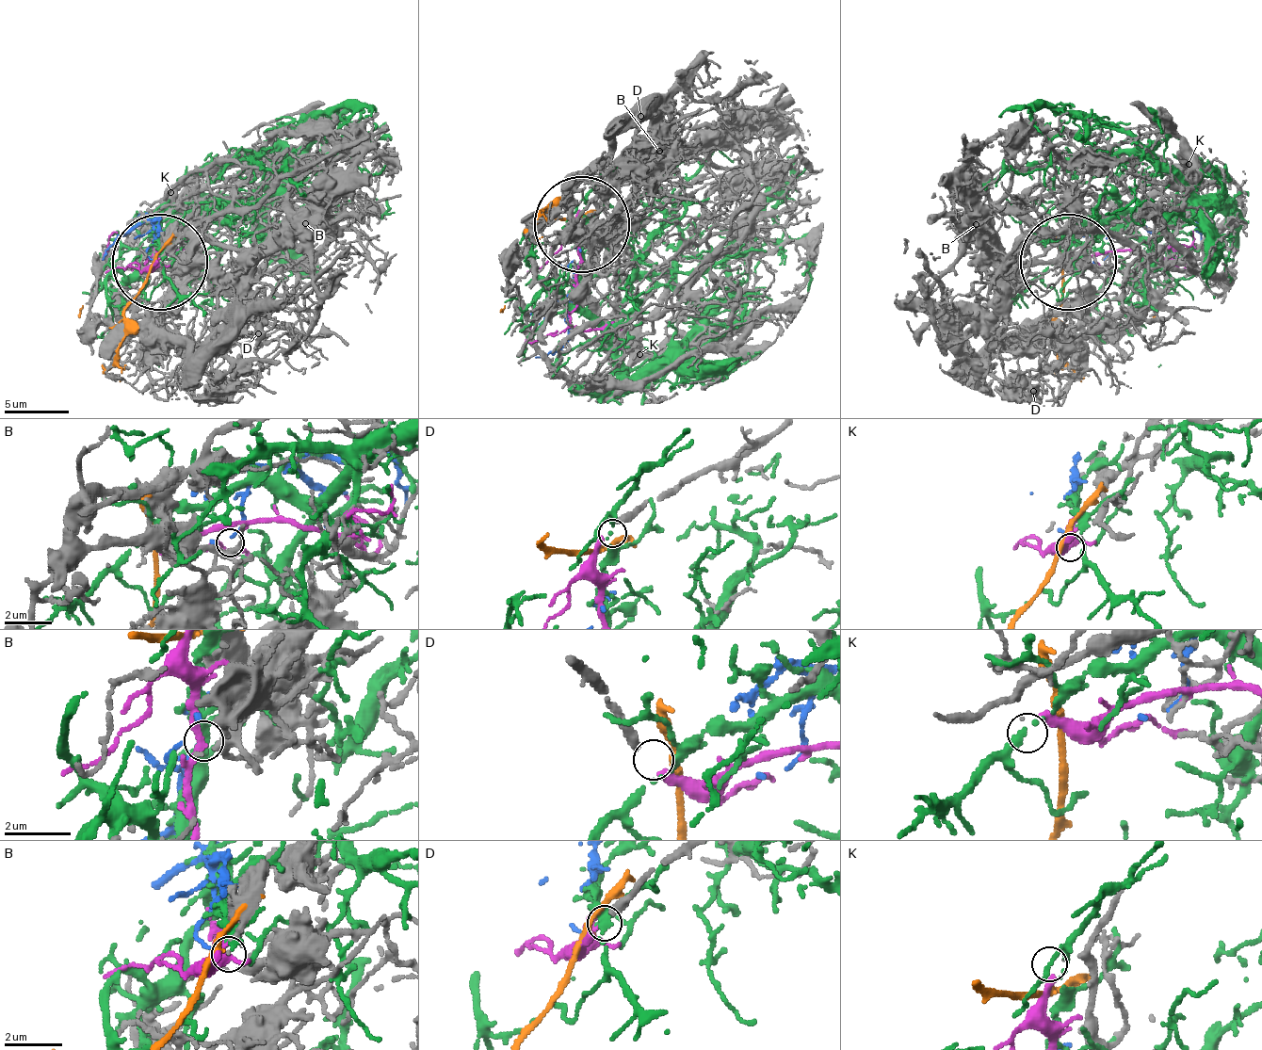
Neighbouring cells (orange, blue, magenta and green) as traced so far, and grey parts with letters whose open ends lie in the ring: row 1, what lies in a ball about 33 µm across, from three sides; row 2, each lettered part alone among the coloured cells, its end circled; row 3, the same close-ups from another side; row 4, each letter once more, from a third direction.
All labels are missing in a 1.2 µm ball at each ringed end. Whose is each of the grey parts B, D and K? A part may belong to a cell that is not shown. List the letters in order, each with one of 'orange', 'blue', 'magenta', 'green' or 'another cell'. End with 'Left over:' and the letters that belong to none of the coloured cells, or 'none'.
B: blue
D: magenta
K: another cell
Left over: K

